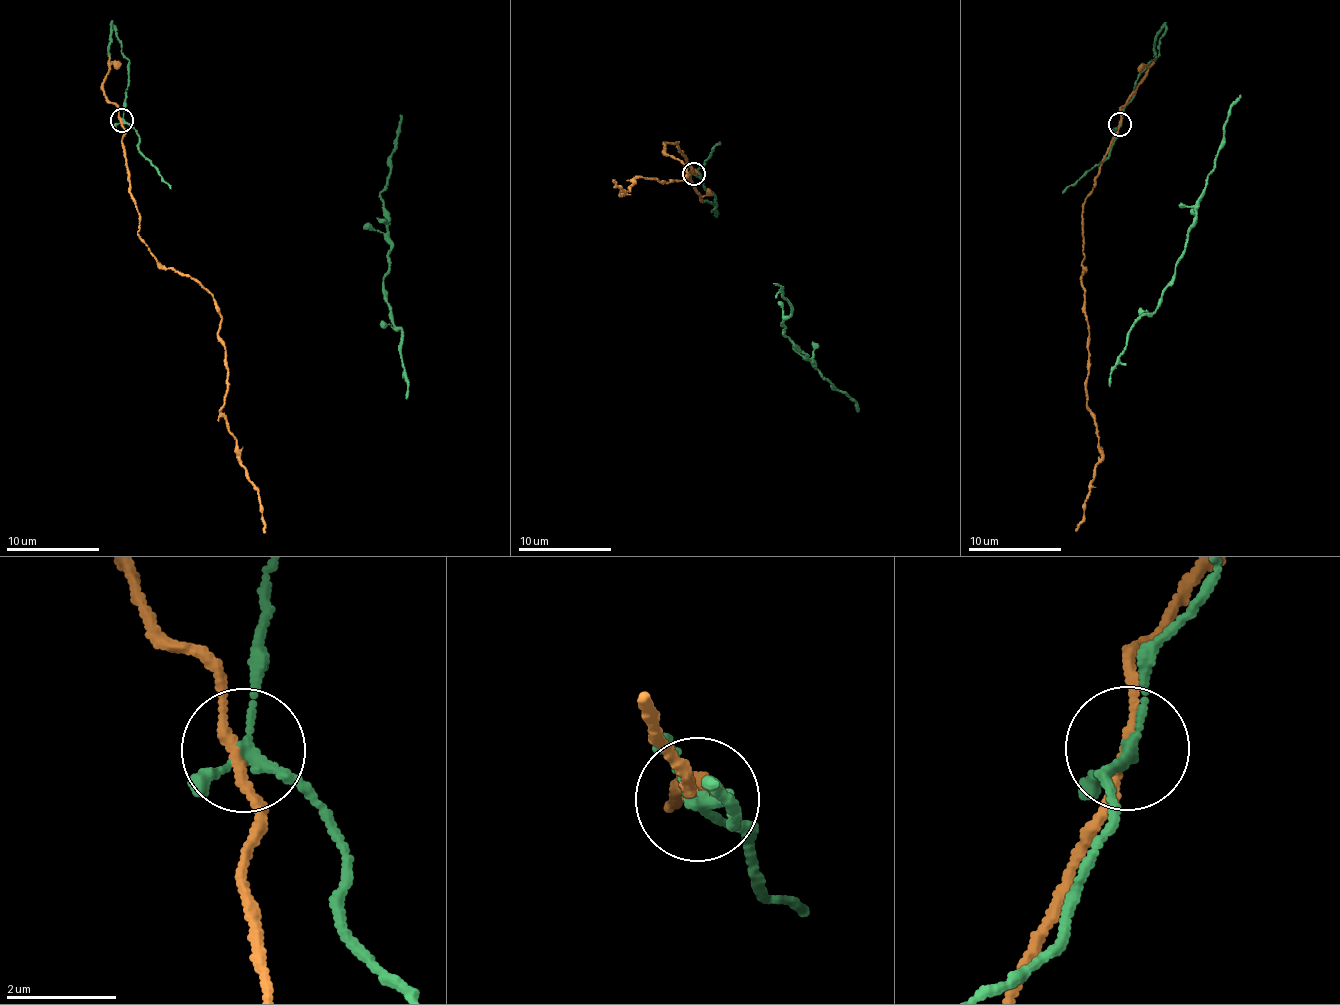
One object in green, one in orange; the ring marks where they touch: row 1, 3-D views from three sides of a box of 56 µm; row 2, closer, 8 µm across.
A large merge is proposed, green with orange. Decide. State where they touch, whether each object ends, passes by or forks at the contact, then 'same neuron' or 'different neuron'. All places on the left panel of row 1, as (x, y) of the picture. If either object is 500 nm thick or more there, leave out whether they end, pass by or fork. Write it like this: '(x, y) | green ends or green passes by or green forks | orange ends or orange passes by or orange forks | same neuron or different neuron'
(122, 120) | green forks | orange passes by | same neuron

